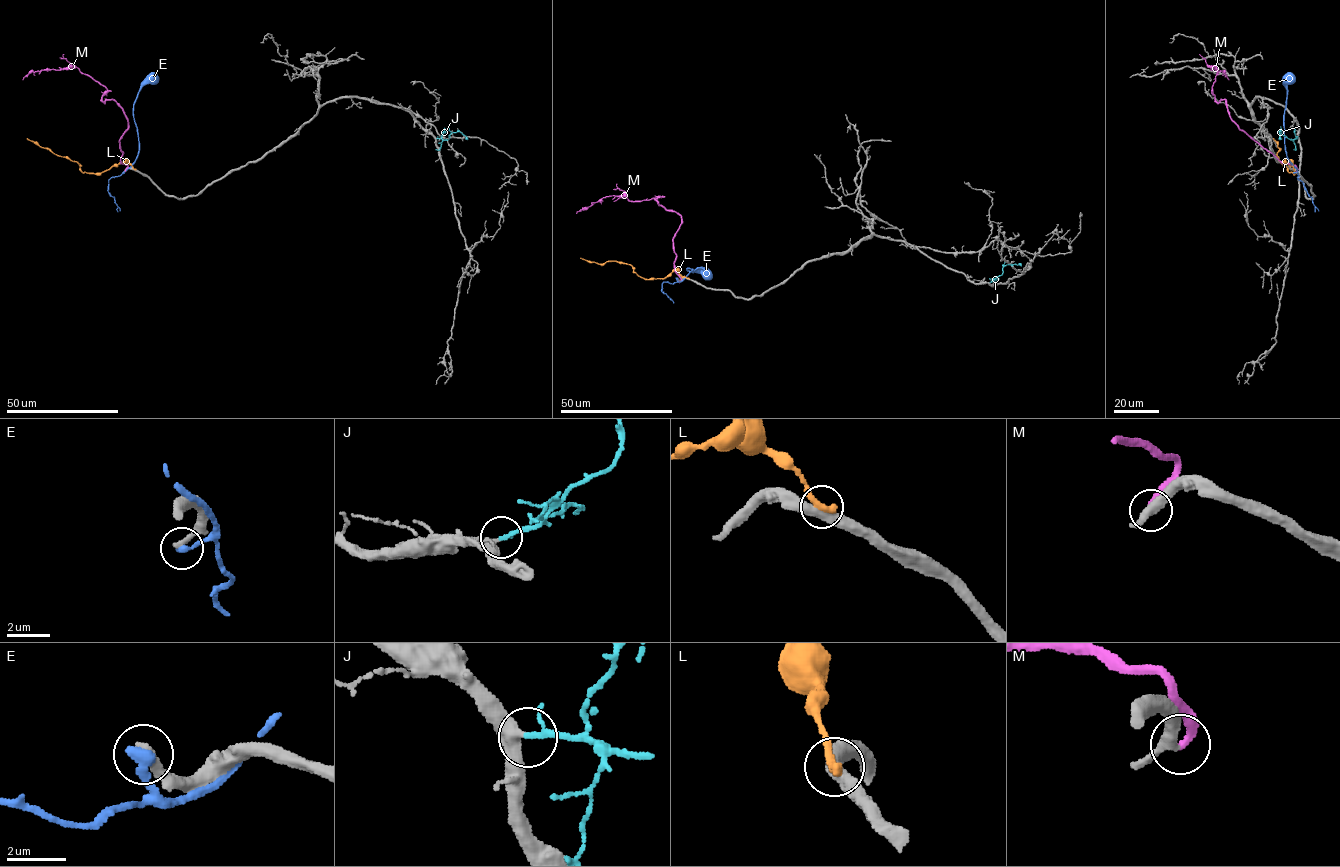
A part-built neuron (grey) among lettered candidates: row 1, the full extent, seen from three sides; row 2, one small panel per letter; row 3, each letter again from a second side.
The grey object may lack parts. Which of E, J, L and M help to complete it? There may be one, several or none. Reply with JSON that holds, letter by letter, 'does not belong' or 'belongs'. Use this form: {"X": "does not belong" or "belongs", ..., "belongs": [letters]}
{"E": "does not belong", "J": "belongs", "L": "does not belong", "M": "belongs", "belongs": ["J", "M"]}

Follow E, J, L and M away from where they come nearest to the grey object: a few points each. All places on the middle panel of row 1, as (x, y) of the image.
E: (677, 278), (680, 282), (692, 270), (687, 268), (711, 278)
J: (990, 282), (1002, 273), (1006, 265), (1021, 265)
L: (688, 278), (677, 269), (662, 278), (644, 279), (629, 264), (612, 261), (596, 263), (580, 257)
M: (679, 281), (673, 239), (681, 218), (661, 206), (655, 199), (660, 197), (634, 201), (603, 197), (576, 213)

